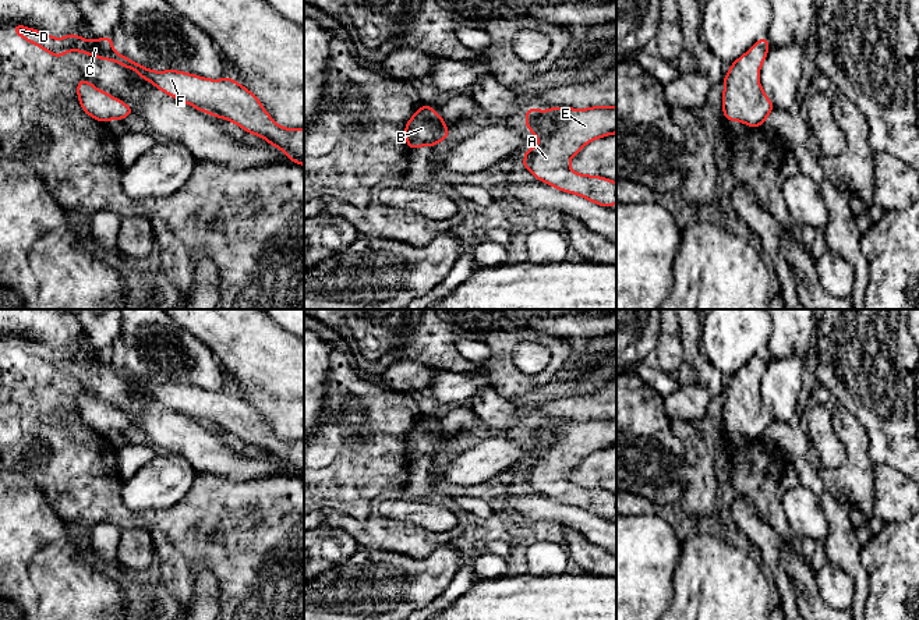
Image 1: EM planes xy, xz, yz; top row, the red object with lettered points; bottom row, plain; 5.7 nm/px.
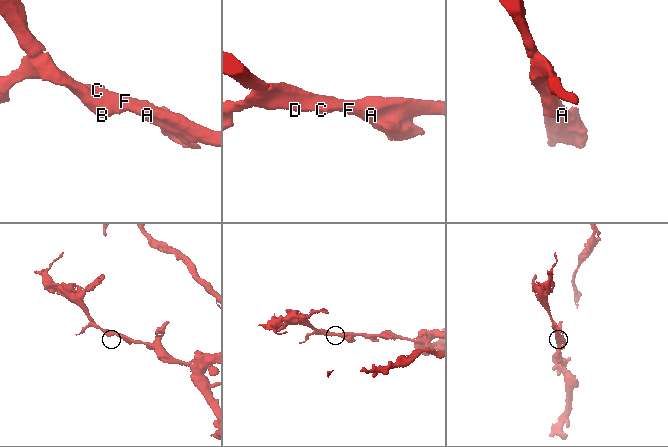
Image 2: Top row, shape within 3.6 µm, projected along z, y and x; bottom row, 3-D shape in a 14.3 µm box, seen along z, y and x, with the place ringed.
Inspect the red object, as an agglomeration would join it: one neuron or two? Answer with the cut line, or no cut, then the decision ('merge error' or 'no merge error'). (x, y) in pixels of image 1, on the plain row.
no cut; no merge error

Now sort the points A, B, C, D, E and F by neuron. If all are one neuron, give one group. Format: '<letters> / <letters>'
A B C D E F

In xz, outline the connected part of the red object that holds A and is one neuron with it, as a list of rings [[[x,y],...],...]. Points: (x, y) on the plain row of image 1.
[[[593,418],[590,421],[547,419],[544,426],[541,419],[531,419],[523,428],[526,440],[533,449],[540,450],[541,456],[530,458],[523,467],[520,479],[527,481],[538,493],[547,495],[554,500],[576,506],[584,511],[611,520],[616,516],[616,495],[600,488],[579,486],[569,481],[569,474],[593,451],[616,446],[616,418]]]

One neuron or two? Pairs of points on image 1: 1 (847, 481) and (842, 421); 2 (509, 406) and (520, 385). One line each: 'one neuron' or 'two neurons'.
1: one neuron
2: two neurons

